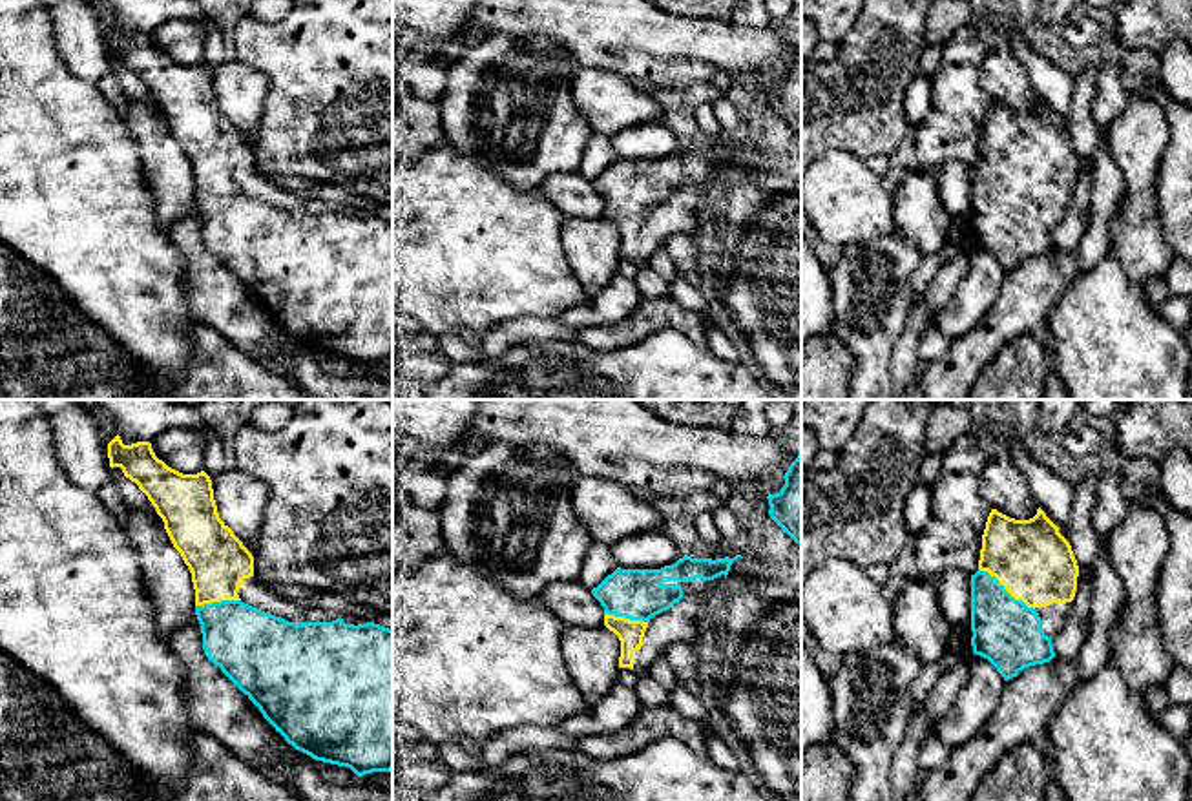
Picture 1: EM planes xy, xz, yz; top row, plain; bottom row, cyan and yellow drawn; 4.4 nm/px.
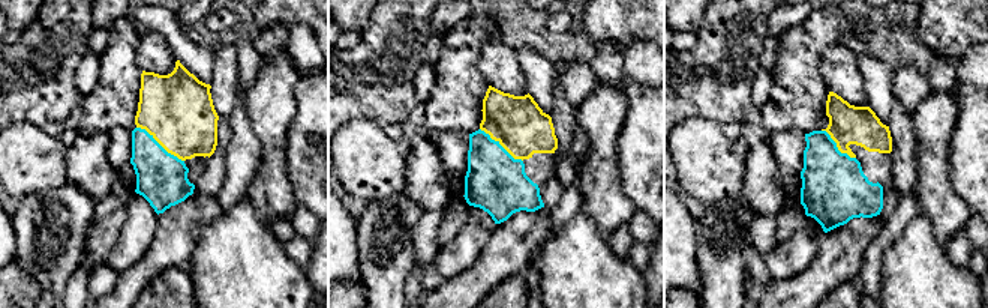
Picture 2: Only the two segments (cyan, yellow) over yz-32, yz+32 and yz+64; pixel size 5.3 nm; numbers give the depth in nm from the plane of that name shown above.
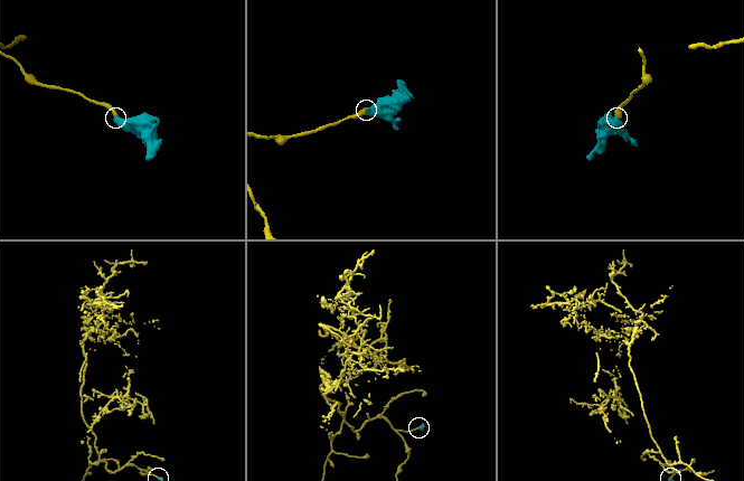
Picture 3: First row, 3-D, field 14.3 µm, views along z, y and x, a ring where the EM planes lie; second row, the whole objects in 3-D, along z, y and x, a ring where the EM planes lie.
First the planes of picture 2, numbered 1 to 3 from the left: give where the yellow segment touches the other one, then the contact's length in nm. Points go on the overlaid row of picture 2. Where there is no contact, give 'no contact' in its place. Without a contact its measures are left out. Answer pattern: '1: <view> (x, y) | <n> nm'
1: yz-32 (159, 144) | 320 nm
2: yz+32 (499, 144) | 300 nm
3: yz+64 (837, 147) | 240 nm

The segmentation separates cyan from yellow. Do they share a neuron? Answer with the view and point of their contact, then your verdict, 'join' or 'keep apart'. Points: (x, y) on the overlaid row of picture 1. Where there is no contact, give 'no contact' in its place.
contact yz (1004, 590); join

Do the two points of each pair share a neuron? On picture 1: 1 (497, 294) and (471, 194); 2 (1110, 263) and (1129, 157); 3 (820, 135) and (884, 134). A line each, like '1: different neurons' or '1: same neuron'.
1: same neuron
2: different neurons
3: same neuron

